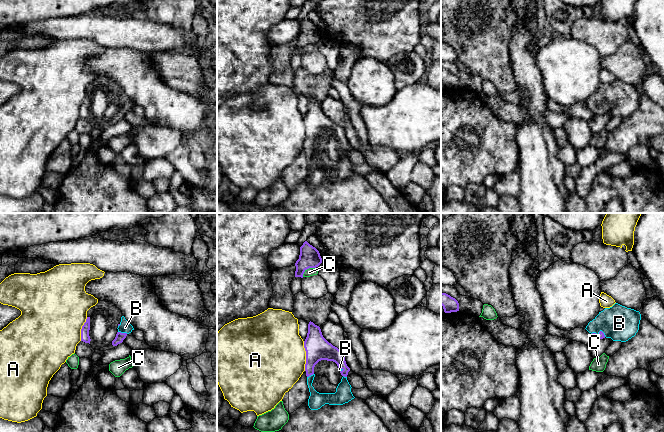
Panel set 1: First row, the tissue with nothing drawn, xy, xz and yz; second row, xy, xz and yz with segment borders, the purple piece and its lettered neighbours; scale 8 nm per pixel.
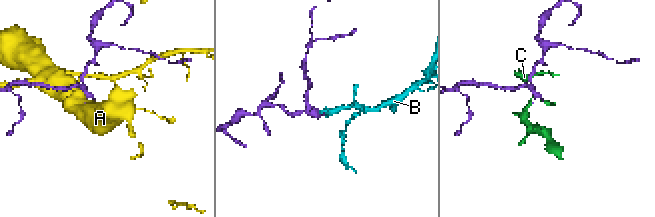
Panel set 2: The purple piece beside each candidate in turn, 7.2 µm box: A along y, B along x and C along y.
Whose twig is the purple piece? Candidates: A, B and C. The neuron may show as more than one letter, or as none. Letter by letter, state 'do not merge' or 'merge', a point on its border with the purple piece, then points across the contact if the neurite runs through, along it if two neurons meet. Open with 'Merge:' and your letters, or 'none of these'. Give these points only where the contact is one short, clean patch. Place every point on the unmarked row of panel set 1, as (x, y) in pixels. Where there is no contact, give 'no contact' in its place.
Merge: B
A: do not merge | xz (306, 132)
B: merge | yz (599, 108)
C: do not merge | xz (307, 44) | along xz (315, 43), (309, 43), (302, 52)

